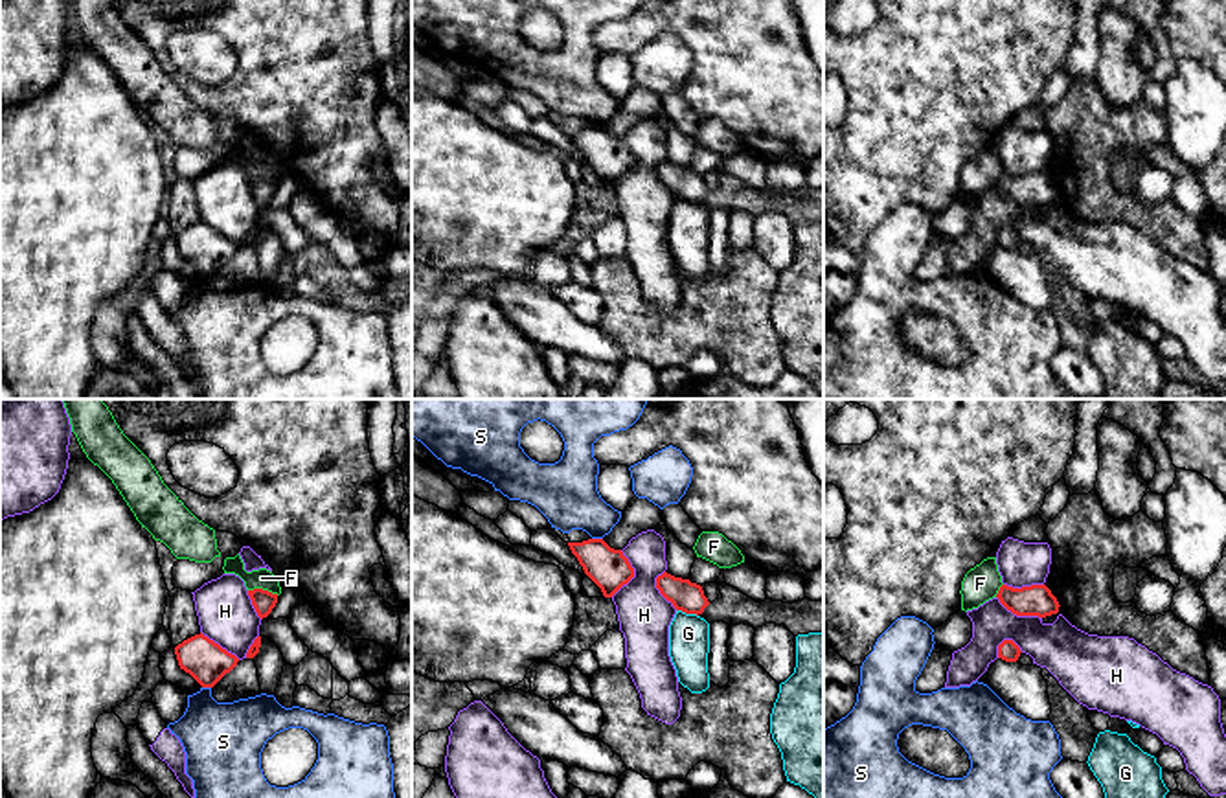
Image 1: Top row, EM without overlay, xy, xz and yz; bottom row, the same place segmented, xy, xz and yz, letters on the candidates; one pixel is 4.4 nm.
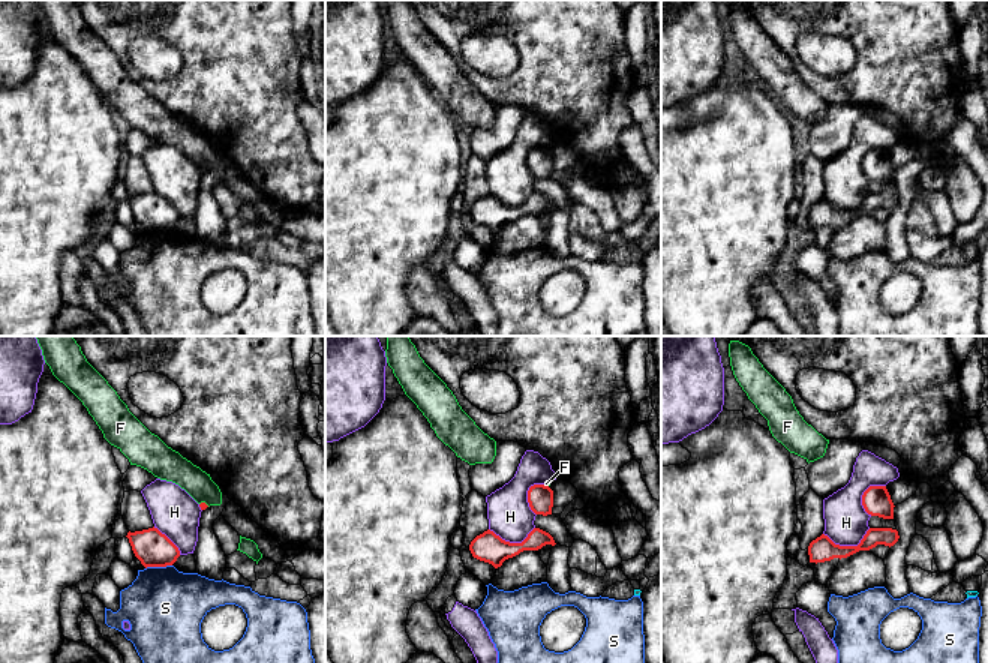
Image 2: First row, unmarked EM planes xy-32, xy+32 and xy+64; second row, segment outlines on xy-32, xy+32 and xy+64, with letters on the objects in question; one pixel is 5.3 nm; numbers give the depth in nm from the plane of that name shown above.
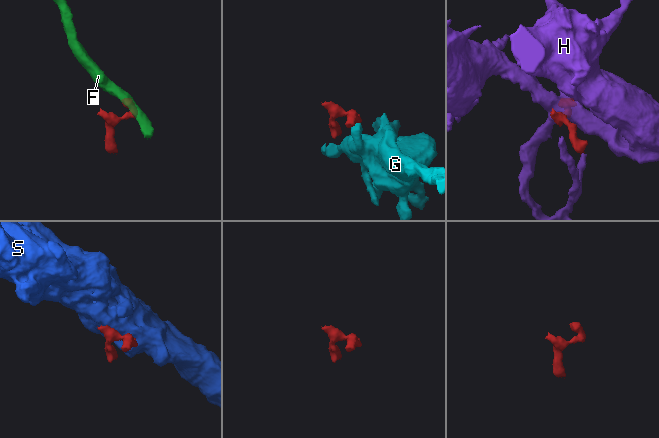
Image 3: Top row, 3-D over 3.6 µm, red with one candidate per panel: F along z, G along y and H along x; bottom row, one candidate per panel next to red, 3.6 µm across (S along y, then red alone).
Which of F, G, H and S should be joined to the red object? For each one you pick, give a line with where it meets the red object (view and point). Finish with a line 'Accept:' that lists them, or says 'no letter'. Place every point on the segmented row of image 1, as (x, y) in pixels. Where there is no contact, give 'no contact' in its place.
Accept: no letter

